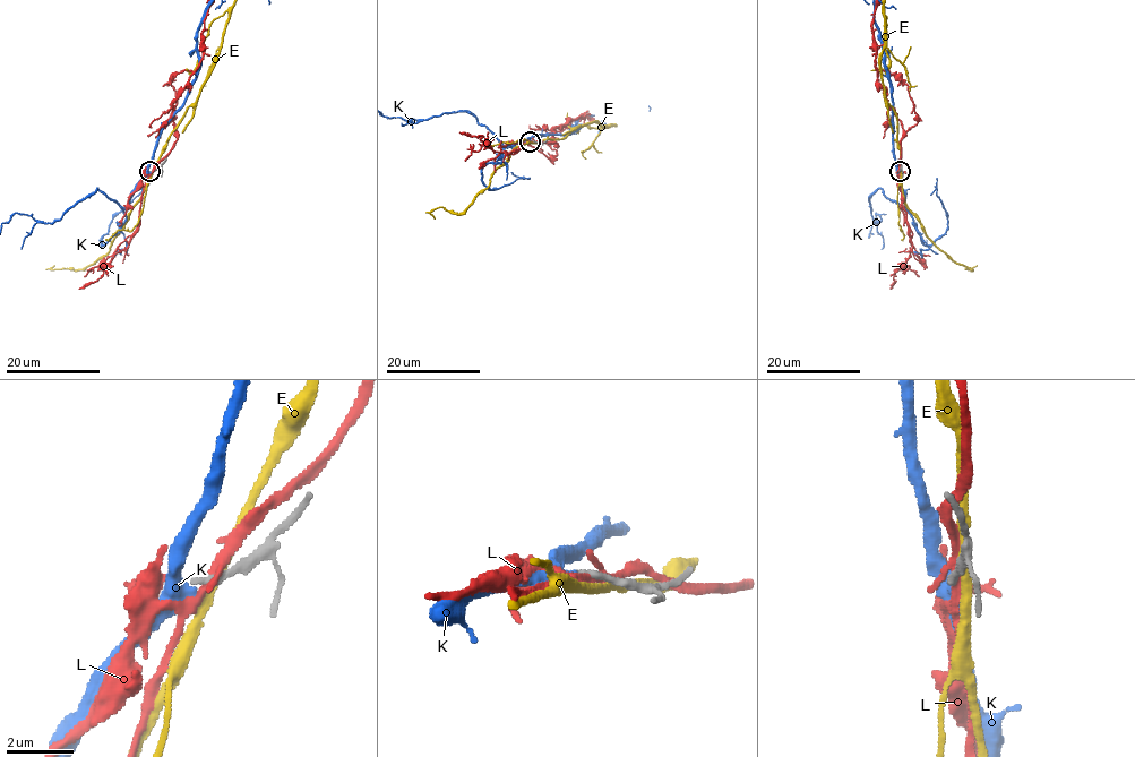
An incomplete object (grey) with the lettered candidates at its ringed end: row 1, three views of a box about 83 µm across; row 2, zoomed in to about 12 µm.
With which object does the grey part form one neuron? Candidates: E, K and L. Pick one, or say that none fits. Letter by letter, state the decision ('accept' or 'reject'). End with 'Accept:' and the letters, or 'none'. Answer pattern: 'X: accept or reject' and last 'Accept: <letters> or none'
E: reject
K: reject
L: reject
Accept: none

